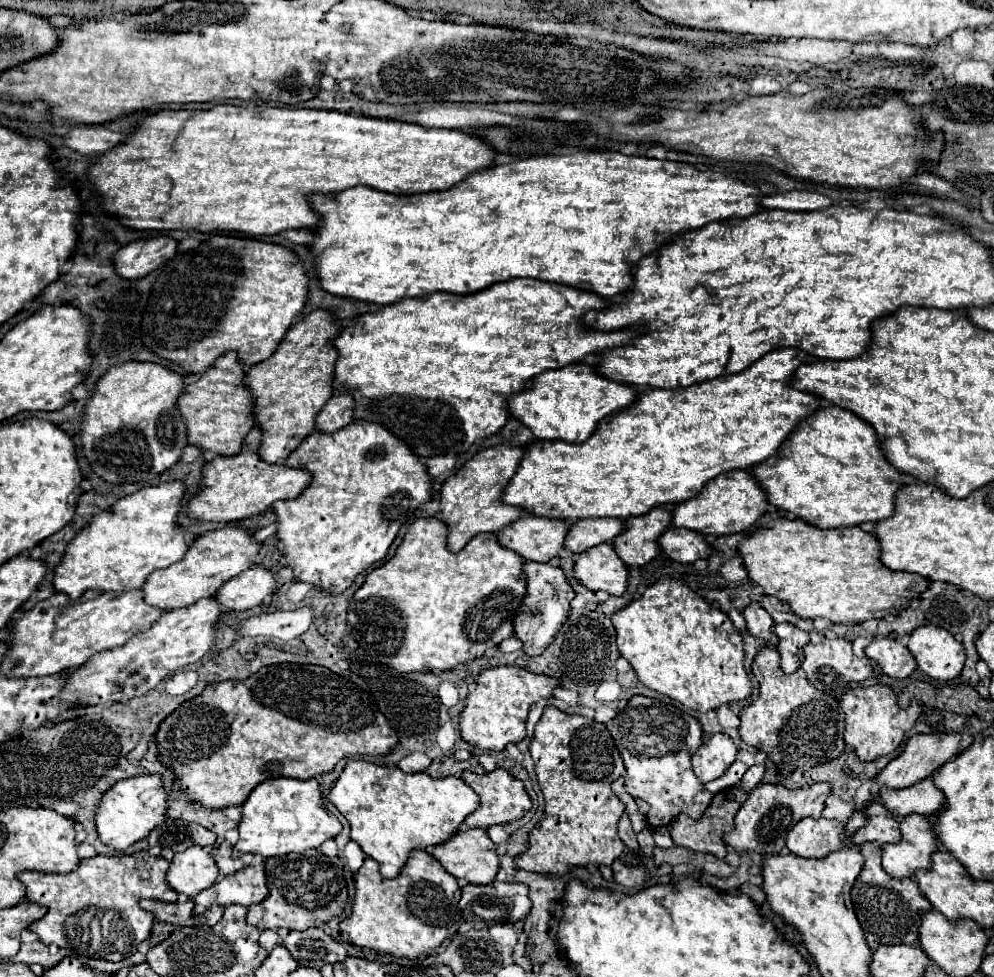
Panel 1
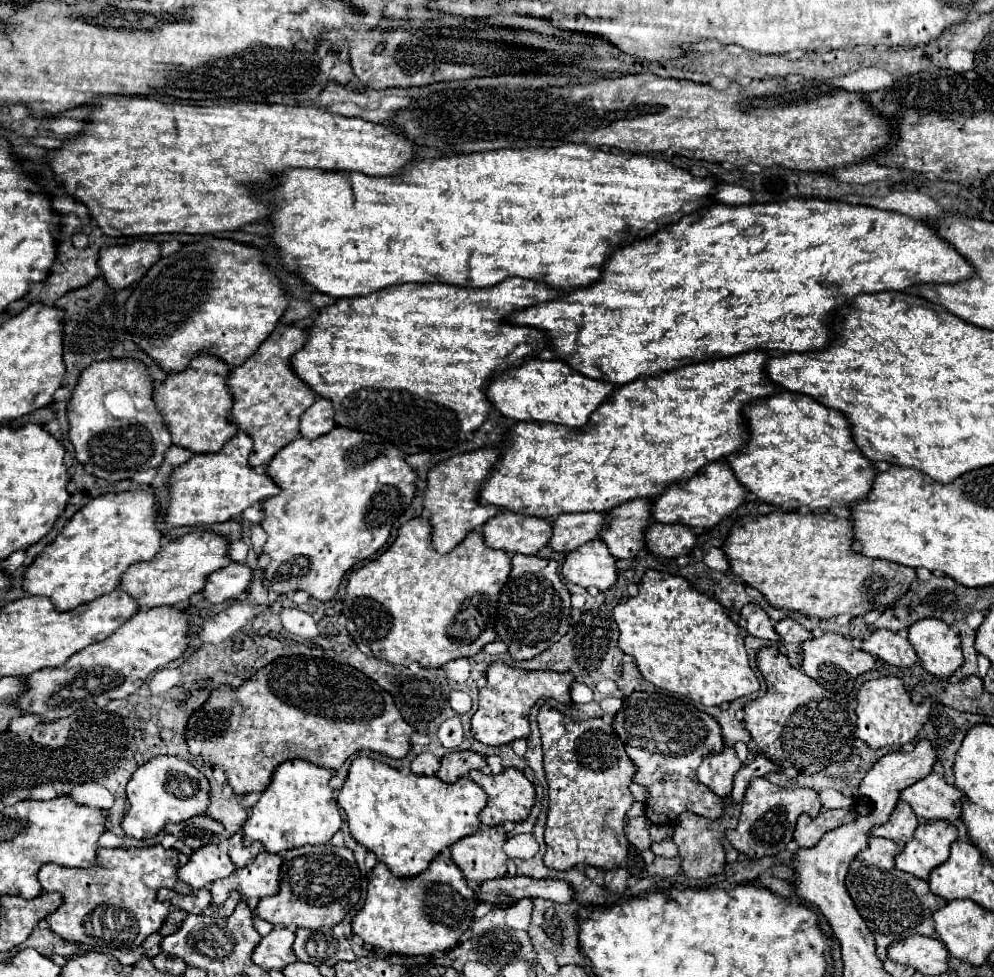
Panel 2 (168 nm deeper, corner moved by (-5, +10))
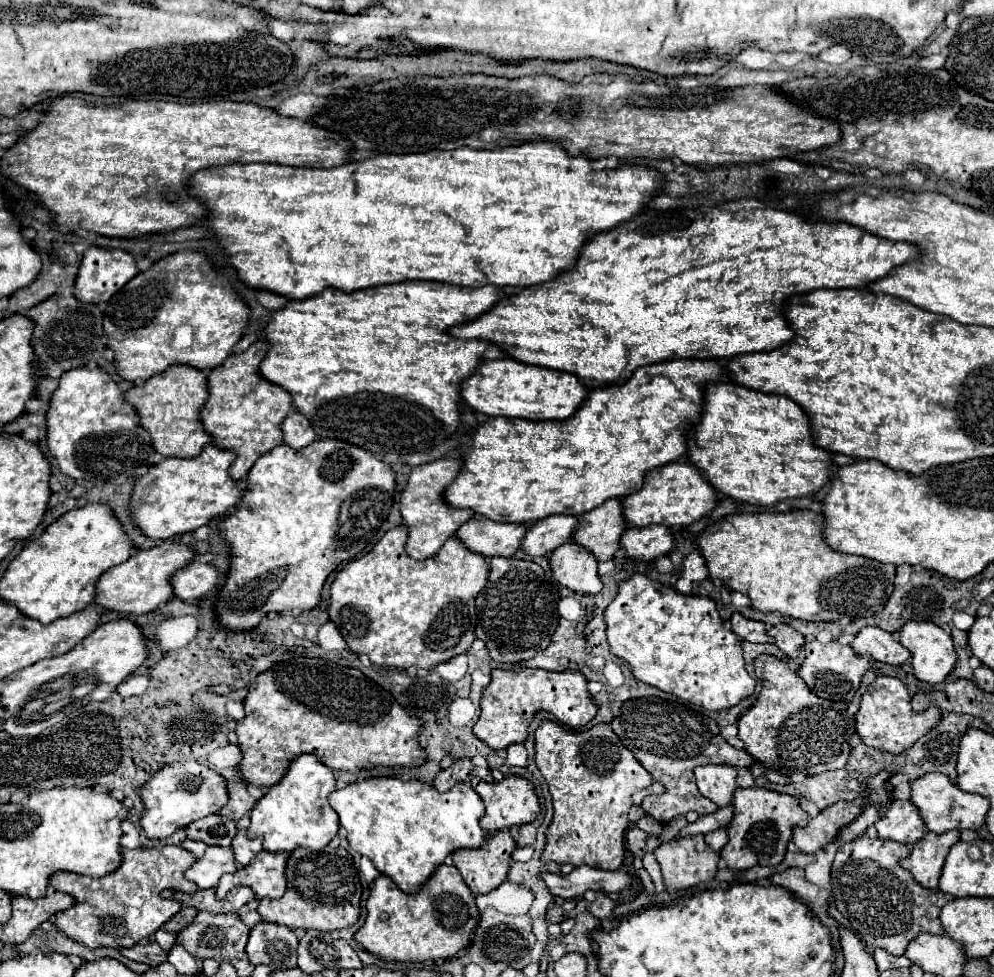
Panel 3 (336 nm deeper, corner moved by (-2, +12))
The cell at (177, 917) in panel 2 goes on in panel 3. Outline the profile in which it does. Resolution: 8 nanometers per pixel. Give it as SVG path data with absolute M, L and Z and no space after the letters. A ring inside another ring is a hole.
M184 905L166 925L164 925L164 929L168 931L168 933L180 933L194 917L196 917L196 909L192 909L192 907L188 907L188 905Z

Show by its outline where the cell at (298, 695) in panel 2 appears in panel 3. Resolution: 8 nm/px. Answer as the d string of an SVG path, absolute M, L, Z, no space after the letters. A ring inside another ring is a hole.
M314 657L276 663L252 683L244 699L244 719L236 721L242 753L238 769L246 783L272 787L300 753L316 755L334 771L358 771L374 765L416 767L426 755L418 745L422 719L408 715L396 699L360 669Z

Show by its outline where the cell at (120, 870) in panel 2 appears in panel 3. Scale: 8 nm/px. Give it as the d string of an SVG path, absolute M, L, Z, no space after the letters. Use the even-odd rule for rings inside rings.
M166 845L162 849L120 847L120 855L120 867L98 879L66 871L56 871L50 877L50 887L74 897L72 909L56 913L56 927L60 927L60 931L64 931L70 939L92 949L108 947L108 943L116 943L116 947L132 947L160 929L180 911L180 903L162 899L160 891L174 889L186 893L188 879L184 877L184 871L196 861L196 857L180 845Z

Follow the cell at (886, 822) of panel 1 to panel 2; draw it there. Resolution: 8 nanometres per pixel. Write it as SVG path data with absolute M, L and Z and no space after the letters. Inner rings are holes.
M899 801L895 813L891 813L891 819L885 825L873 827L873 835L907 843L913 839L917 827L919 827L919 819L913 813L913 809L905 801Z

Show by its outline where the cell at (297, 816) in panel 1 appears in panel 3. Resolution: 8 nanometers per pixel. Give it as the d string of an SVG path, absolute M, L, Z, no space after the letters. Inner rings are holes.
M298 755L296 759L292 759L288 771L284 773L284 777L280 779L280 783L276 783L274 787L270 787L270 791L254 805L252 809L252 823L248 827L248 837L262 837L262 845L266 851L294 851L296 847L306 847L312 851L320 851L322 847L326 847L338 833L340 823L338 823L338 815L336 811L330 807L328 803L328 795L336 789L336 779L334 779L334 771L328 769L322 761L318 761L314 755Z

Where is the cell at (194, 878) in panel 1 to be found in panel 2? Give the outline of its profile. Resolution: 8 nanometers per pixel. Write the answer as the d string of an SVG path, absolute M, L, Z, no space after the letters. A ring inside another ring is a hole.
M207 845L207 847L199 847L191 855L187 865L179 869L179 879L197 891L207 887L215 879L229 877L233 871L235 865L229 859L229 855L223 853L217 845Z

